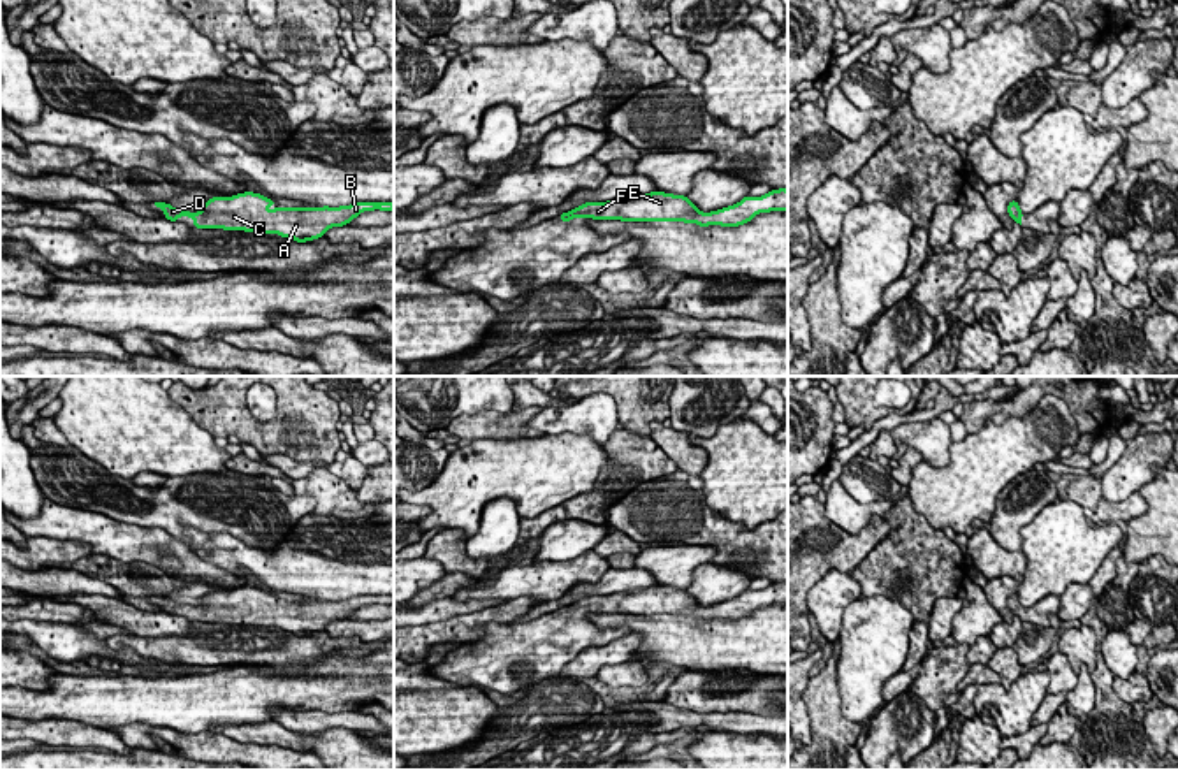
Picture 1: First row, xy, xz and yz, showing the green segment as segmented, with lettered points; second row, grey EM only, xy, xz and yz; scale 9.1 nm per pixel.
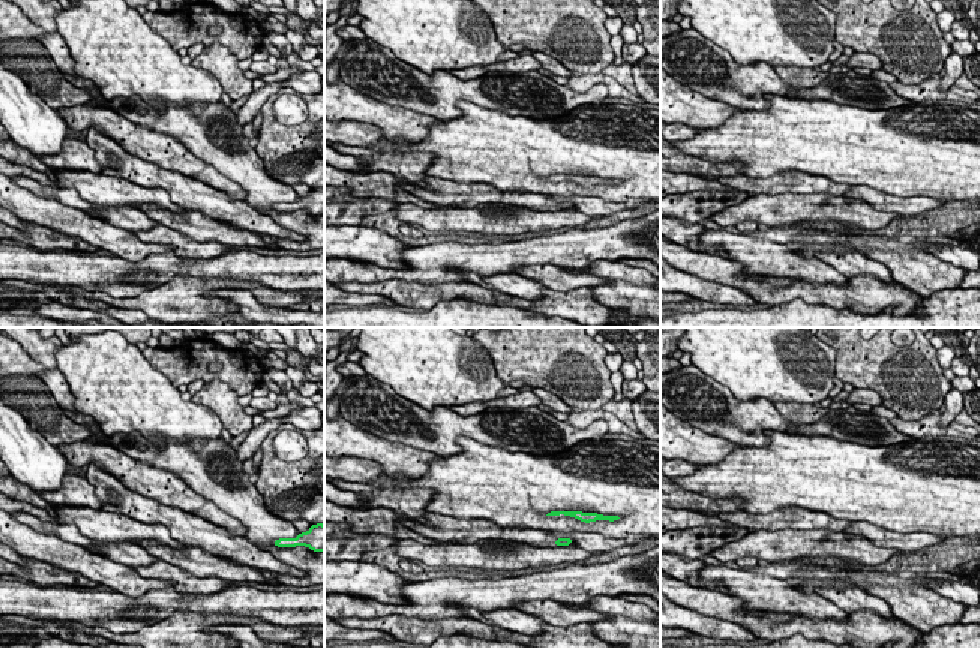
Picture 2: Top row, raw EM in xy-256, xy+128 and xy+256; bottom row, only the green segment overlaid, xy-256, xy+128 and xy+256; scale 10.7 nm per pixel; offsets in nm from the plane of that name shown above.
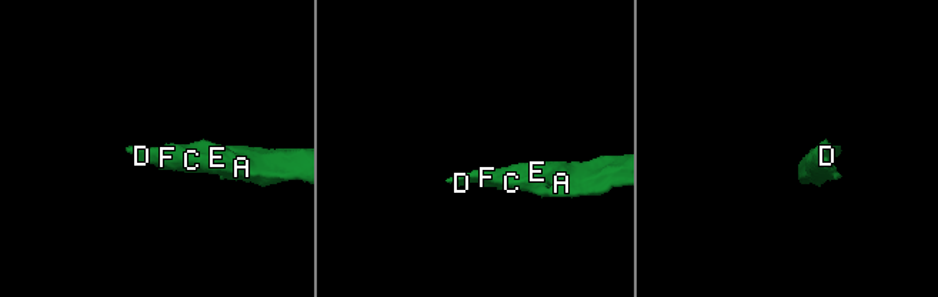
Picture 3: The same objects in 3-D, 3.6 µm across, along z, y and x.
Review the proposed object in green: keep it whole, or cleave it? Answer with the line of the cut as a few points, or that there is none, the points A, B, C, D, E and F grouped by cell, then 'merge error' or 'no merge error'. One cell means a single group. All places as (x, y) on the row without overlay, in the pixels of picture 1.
no cut | A B C D E F | no merge error

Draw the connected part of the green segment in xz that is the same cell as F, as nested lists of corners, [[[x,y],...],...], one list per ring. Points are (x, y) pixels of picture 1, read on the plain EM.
[[[770,584],[761,591],[744,591],[740,596],[702,607],[686,589],[651,585],[629,589],[607,596],[585,596],[568,607],[561,607],[561,615],[573,612],[621,614],[621,615],[684,615],[700,621],[721,619],[738,621],[751,615],[760,607],[788,605],[788,584]]]

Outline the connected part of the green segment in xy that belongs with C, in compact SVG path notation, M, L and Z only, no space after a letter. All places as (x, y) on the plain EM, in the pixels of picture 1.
M244 585L232 591L213 591L199 607L176 603L167 596L155 596L165 614L179 610L193 614L193 622L223 622L260 628L278 628L297 636L324 631L332 621L348 619L364 605L392 605L394 596L355 596L339 601L278 601L274 594Z

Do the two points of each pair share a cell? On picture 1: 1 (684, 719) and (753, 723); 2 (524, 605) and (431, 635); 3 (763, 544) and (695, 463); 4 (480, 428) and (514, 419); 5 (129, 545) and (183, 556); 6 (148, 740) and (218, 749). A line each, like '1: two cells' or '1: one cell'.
1: one cell
2: one cell
3: two cells
4: one cell
5: one cell
6: one cell

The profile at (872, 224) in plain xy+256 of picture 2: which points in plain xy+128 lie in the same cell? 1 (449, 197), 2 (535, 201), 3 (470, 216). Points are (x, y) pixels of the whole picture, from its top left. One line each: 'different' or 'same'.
1: different
2: different
3: same

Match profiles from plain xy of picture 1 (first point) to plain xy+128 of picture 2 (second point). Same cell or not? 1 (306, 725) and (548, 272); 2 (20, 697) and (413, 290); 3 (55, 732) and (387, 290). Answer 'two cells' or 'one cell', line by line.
1: one cell
2: two cells
3: two cells

